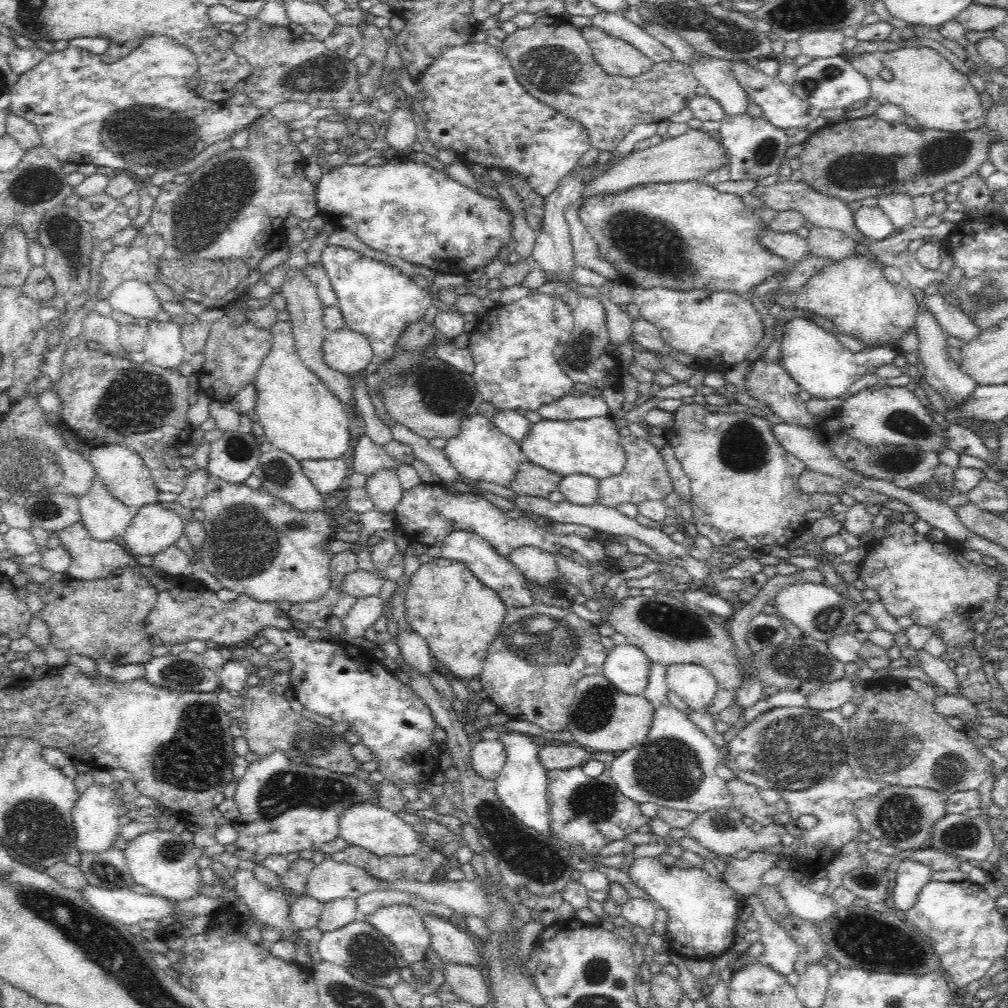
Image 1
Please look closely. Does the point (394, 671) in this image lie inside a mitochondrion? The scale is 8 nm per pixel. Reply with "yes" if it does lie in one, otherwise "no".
no

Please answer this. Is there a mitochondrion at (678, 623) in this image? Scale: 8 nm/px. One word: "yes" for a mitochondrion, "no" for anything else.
yes

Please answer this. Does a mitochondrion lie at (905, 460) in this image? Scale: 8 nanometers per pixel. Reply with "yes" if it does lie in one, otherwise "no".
yes

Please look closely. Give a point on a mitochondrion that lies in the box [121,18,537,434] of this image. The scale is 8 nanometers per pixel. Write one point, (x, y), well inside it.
(223, 192)

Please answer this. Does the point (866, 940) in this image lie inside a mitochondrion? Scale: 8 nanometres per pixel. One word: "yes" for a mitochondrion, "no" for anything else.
yes

